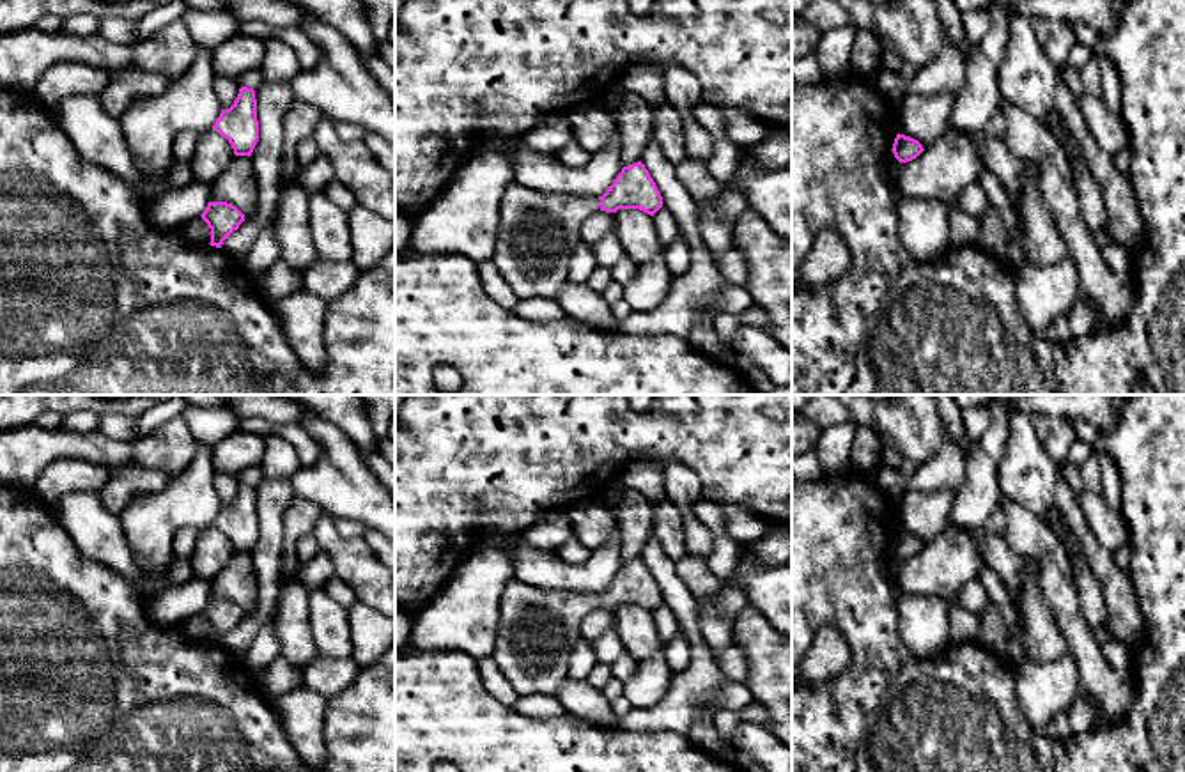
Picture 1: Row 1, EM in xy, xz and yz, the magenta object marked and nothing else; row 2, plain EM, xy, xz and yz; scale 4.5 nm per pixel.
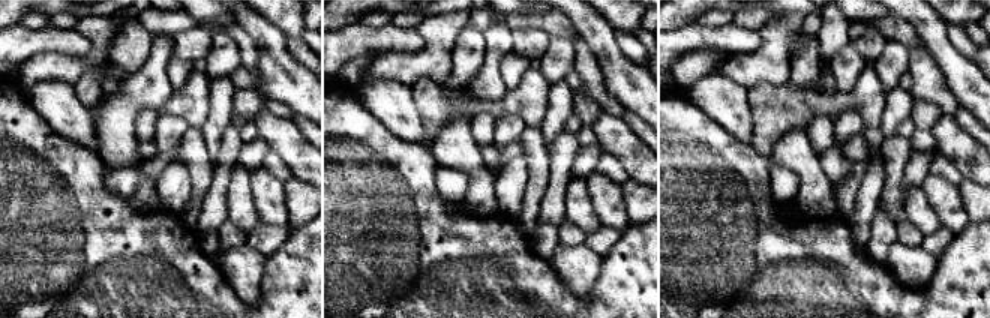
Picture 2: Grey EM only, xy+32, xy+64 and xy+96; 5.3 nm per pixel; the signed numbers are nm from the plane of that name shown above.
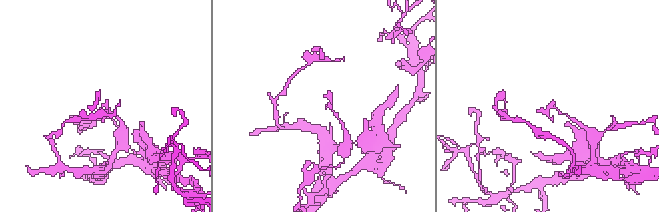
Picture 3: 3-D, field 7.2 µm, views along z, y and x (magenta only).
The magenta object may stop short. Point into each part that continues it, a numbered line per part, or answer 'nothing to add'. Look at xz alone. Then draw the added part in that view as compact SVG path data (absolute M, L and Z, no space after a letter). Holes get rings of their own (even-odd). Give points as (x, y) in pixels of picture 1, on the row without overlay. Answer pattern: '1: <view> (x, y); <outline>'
1: xz (537, 629); M515 577L507 584L492 660L519 696L558 696L579 623L597 607L599 593L544 590Z

